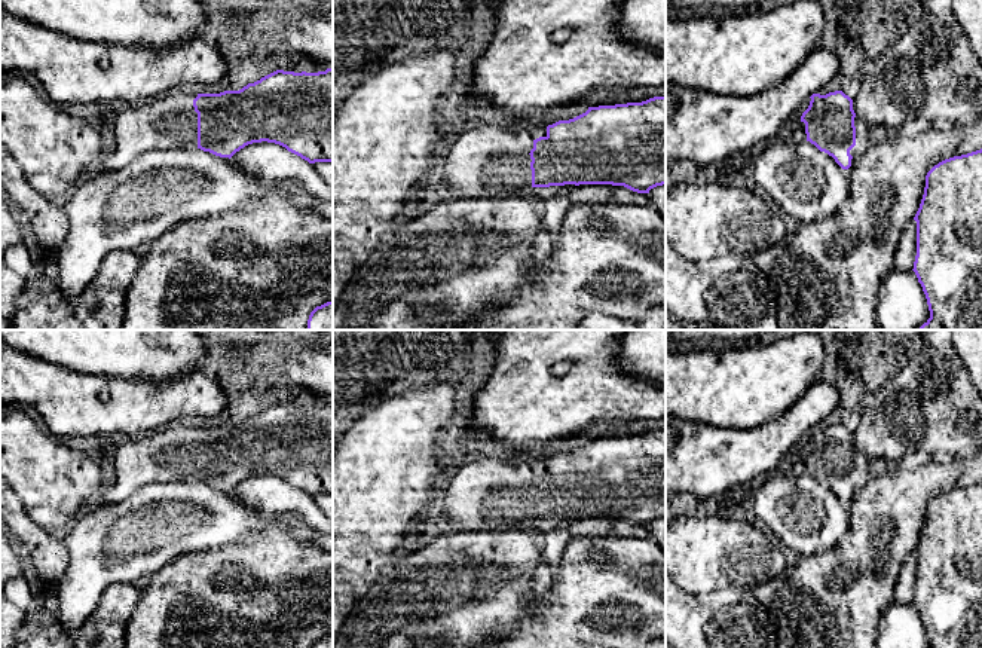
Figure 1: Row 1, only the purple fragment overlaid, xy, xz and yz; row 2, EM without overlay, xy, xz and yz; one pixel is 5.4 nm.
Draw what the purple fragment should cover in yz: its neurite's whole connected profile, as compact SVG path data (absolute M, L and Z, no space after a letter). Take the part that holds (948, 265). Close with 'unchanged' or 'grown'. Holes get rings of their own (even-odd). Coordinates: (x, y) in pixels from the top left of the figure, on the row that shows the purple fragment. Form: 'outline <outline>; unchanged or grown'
outline M982 149L945 159L926 175L924 195L914 217L914 272L927 299L930 318L918 330L982 330Z; unchanged

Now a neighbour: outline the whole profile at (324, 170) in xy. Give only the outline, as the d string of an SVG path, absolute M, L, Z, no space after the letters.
M315 162L312 165L325 184L333 189L333 162Z

